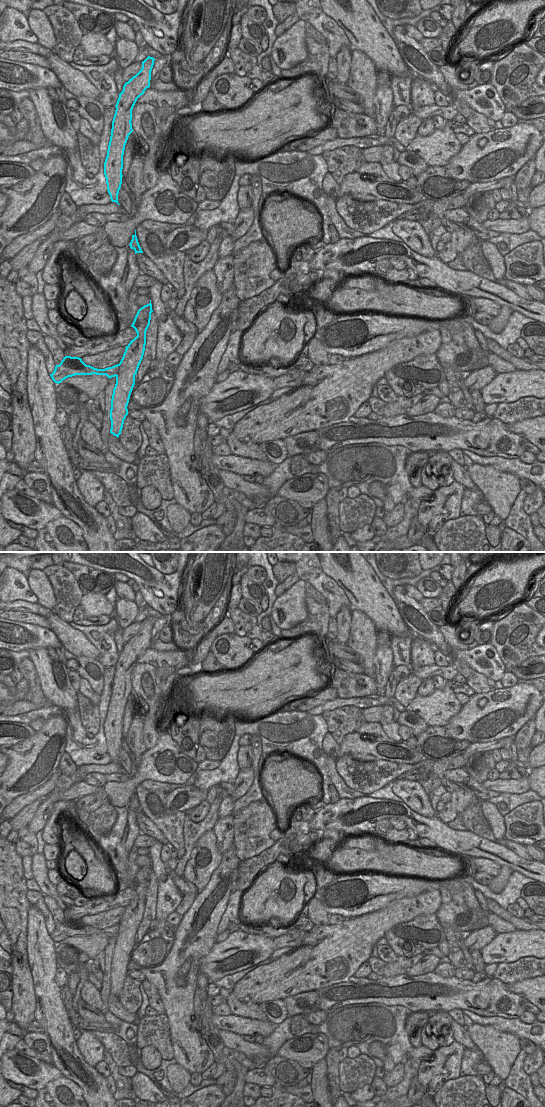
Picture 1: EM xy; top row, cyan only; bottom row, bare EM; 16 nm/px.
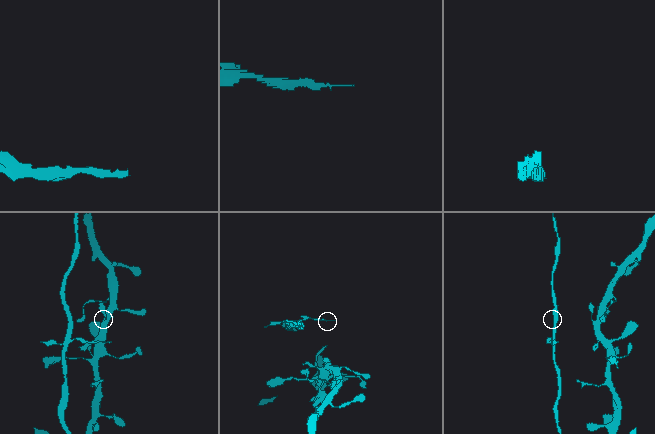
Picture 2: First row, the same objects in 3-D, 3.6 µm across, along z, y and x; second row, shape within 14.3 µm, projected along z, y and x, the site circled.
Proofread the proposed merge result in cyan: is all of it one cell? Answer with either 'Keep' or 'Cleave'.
Cleave

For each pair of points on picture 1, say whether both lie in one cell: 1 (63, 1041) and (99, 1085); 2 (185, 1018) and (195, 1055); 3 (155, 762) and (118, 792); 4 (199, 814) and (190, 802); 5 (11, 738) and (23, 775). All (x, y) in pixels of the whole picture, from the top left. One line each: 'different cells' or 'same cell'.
1: same cell
2: same cell
3: same cell
4: different cells
5: different cells

